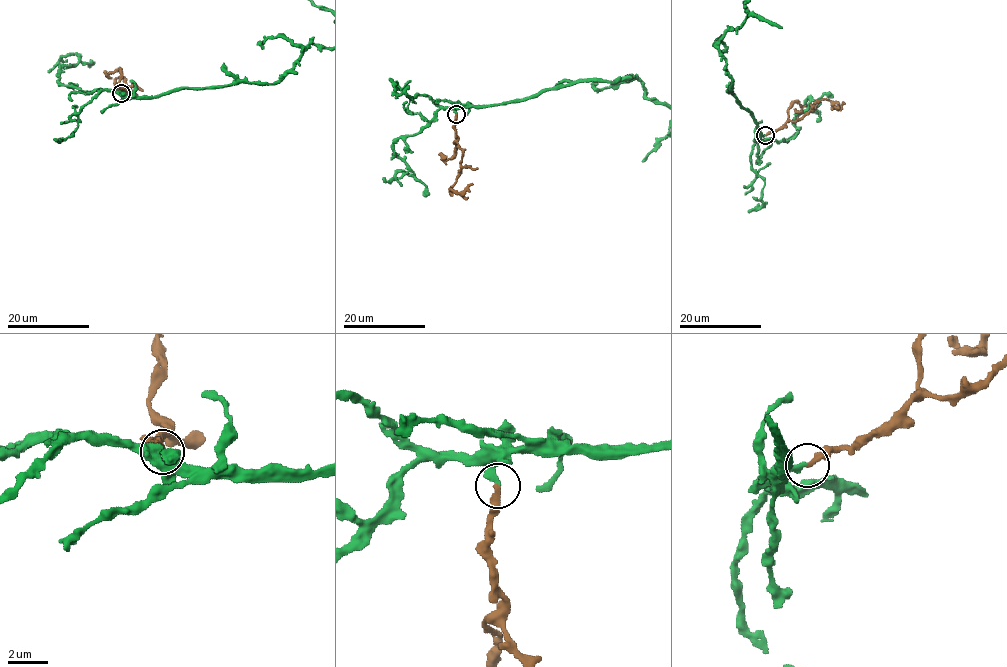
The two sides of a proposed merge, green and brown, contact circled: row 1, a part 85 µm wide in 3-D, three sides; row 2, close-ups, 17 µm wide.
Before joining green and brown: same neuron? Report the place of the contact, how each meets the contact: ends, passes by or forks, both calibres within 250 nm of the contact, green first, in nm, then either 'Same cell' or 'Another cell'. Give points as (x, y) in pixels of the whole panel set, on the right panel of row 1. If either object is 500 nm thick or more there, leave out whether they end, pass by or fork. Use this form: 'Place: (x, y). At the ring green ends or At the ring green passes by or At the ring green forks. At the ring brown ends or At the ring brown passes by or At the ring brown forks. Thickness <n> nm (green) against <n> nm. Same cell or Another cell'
Place: (765, 135). At the ring green ends. At the ring brown ends. Thickness 300 nm (green) against 300 nm. Same cell

